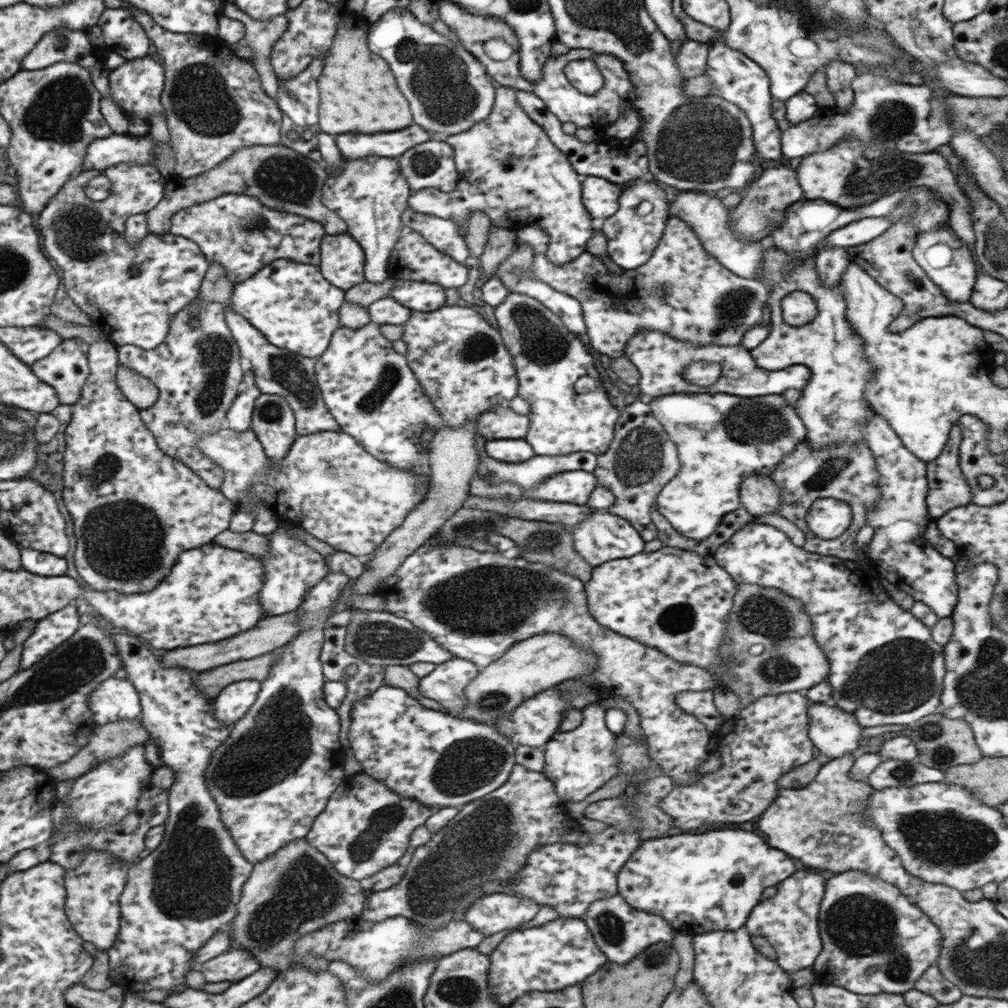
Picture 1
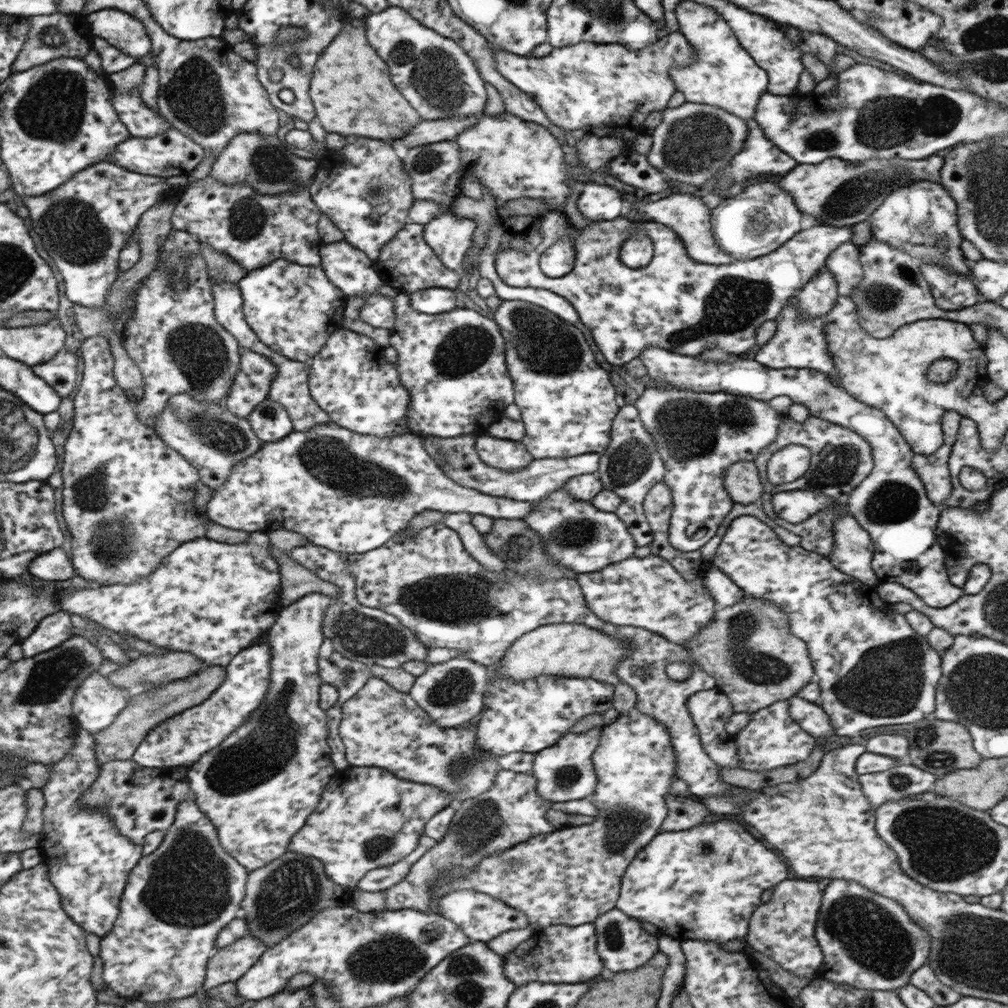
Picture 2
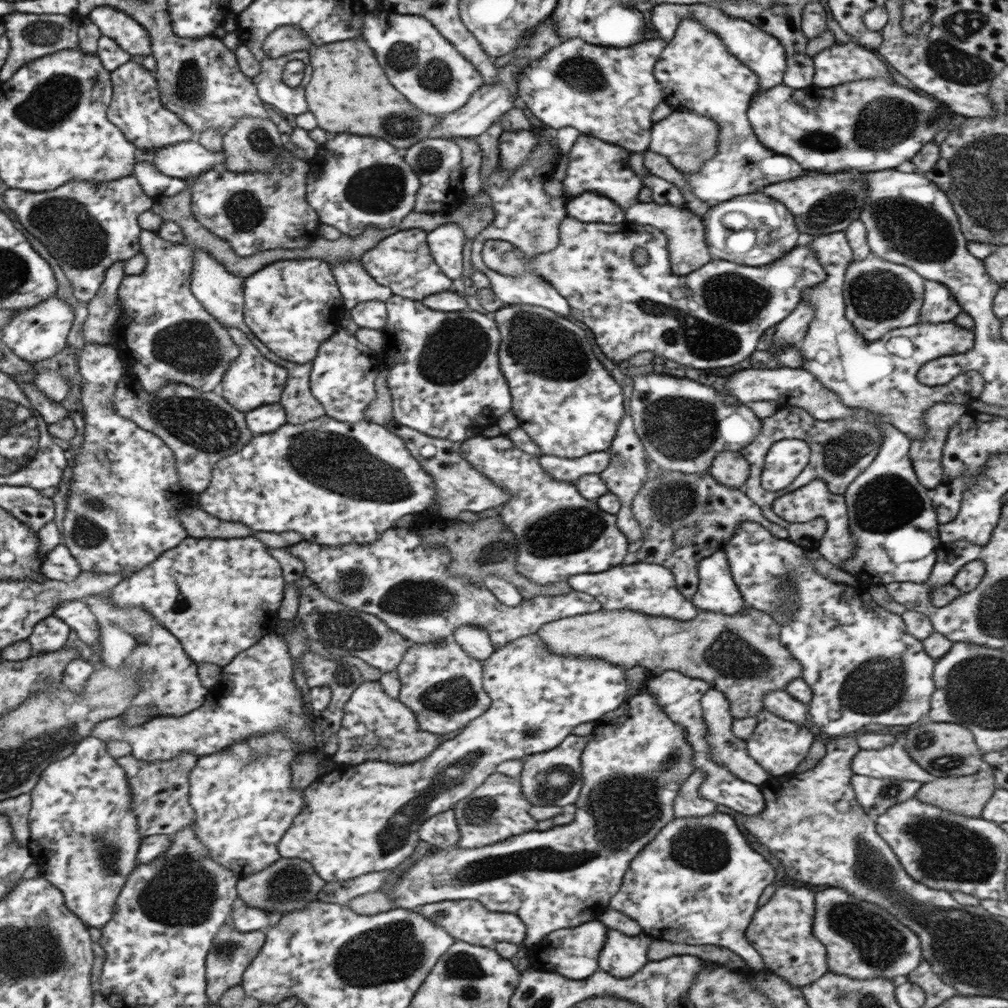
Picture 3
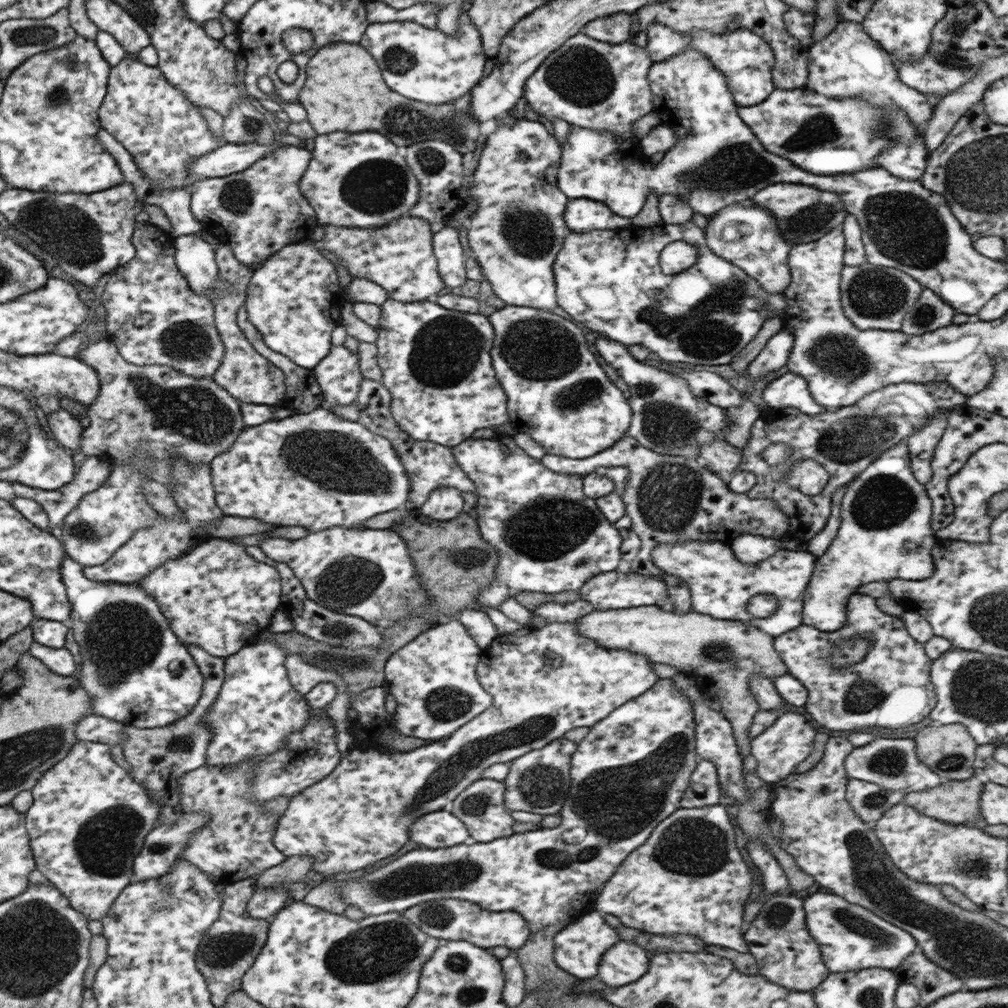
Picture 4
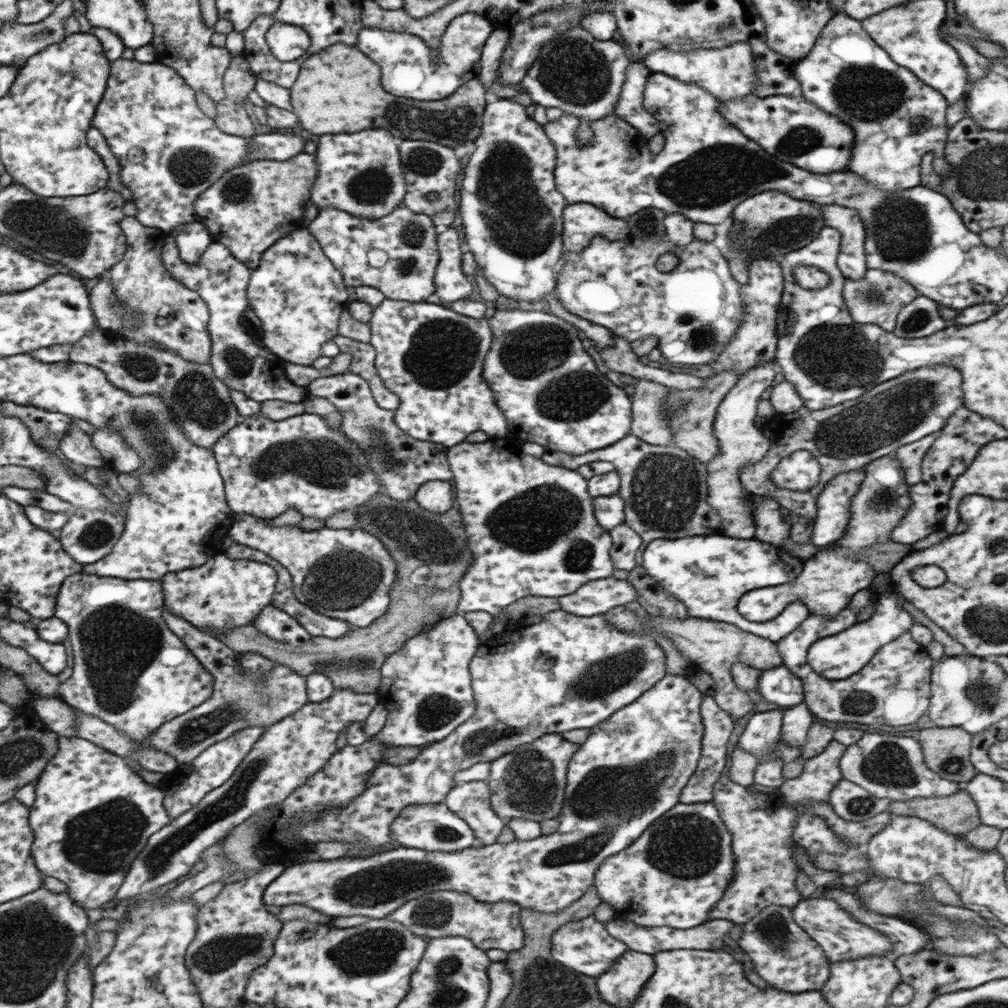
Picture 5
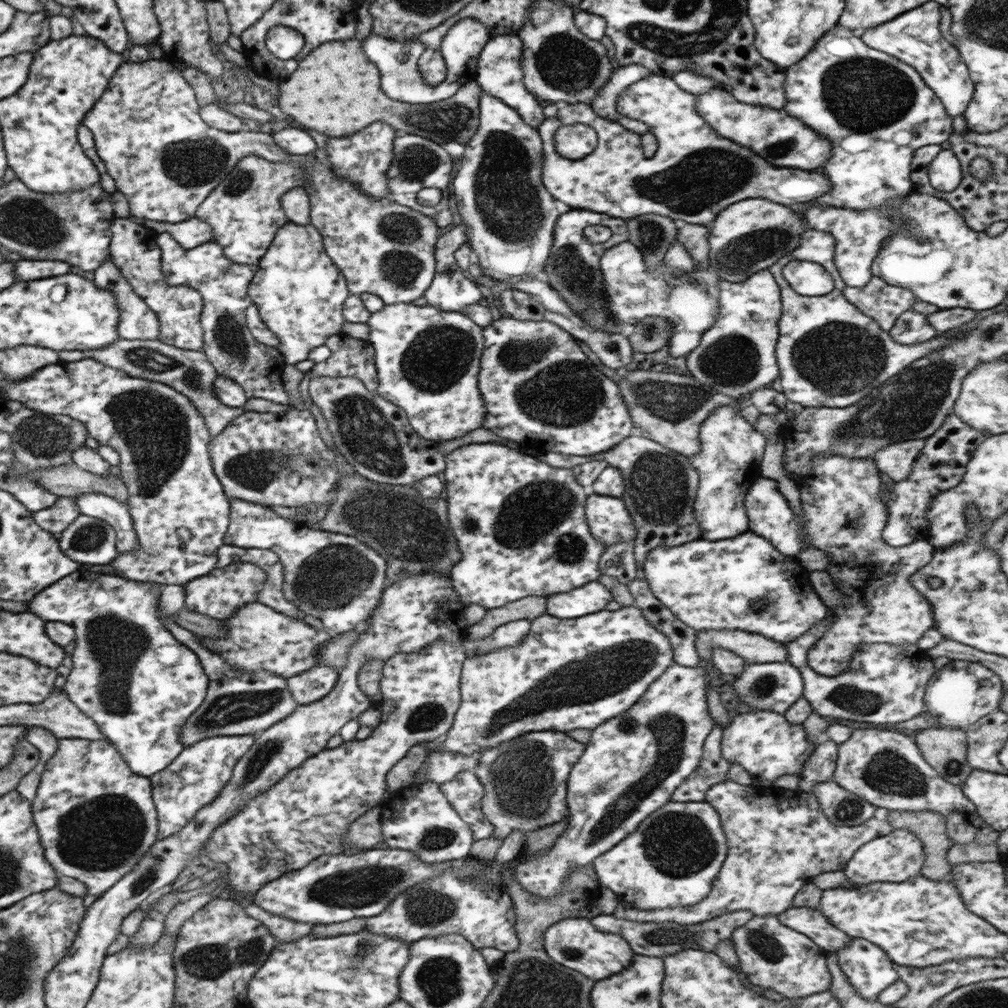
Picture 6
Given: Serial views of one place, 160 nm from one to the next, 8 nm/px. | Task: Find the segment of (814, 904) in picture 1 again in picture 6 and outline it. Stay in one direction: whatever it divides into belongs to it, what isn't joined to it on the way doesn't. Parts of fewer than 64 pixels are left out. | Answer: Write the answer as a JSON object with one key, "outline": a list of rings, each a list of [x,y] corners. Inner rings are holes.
{"outline":[[[775,914],[753,915],[743,926],[732,930],[729,938],[737,955],[737,971],[761,989],[769,989],[787,999],[825,992],[831,978],[827,969],[826,952],[808,936],[781,924]]]}

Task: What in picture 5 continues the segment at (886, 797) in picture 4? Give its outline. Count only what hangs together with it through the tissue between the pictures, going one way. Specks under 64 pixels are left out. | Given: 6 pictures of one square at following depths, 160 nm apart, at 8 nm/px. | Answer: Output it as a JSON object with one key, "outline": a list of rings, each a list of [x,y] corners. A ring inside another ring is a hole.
{"outline":[[[841,779],[828,794],[832,811],[847,822],[863,822],[868,818],[890,810],[891,800],[875,798],[860,786]]]}

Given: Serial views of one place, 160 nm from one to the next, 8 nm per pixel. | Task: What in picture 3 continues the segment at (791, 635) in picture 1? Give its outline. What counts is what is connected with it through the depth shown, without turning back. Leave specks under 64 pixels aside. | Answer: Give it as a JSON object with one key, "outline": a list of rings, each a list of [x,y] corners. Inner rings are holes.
{"outline":[[[746,607],[735,615],[699,611],[693,620],[687,622],[669,618],[651,618],[635,611],[609,612],[600,608],[597,612],[553,620],[539,627],[535,634],[543,641],[550,653],[559,656],[596,658],[620,666],[625,671],[632,666],[643,666],[653,675],[661,674],[663,671],[677,671],[706,682],[709,689],[724,694],[729,703],[731,716],[739,720],[755,717],[762,709],[762,698],[766,692],[784,690],[790,680],[800,676],[800,664],[779,643],[779,629],[780,626],[769,614],[752,607]]]}

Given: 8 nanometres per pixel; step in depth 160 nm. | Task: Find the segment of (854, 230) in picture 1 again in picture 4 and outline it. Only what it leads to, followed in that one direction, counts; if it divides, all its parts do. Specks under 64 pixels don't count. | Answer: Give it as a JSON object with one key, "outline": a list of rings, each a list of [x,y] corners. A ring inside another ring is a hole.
{"outline":[[[690,220],[683,224],[657,224],[652,227],[630,227],[621,228],[620,230],[592,230],[591,232],[569,232],[565,235],[562,242],[562,247],[555,255],[552,264],[552,273],[554,280],[554,293],[556,296],[556,305],[567,312],[571,316],[573,322],[580,322],[587,328],[589,328],[596,335],[604,336],[609,340],[614,340],[624,347],[628,347],[634,344],[638,344],[647,347],[648,350],[655,356],[659,356],[661,360],[665,362],[685,362],[685,364],[705,364],[705,366],[717,366],[718,364],[728,364],[728,362],[735,356],[753,337],[759,330],[761,323],[769,317],[783,316],[784,310],[784,298],[781,292],[765,292],[760,288],[757,281],[751,277],[747,277],[747,274],[740,268],[737,268],[734,264],[723,260],[723,257],[713,254],[709,248],[707,248],[706,240],[704,238],[704,232],[695,226]],[[668,240],[682,240],[689,245],[693,245],[696,248],[695,262],[684,271],[678,272],[679,274],[665,275],[660,271],[658,256],[662,245]],[[758,300],[761,302],[768,302],[769,306],[773,310],[777,311],[774,316],[769,316],[763,309],[758,309]]]}

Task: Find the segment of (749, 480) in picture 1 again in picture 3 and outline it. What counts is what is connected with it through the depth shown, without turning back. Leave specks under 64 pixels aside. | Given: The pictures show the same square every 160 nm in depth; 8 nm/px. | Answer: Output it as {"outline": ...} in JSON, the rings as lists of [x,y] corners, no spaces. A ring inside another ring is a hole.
{"outline":[[[717,452],[710,462],[708,473],[717,484],[744,492],[745,480],[748,477],[748,464],[740,452]]]}

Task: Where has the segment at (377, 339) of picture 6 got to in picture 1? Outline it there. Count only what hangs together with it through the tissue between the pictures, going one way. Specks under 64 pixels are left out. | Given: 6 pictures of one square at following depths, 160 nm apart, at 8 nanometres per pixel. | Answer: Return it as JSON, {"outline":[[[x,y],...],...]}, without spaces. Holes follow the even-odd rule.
{"outline":[[[443,305],[431,312],[409,311],[408,319],[402,324],[400,339],[404,342],[407,366],[417,379],[423,394],[441,417],[442,424],[449,428],[464,426],[498,404],[504,404],[516,396],[518,380],[512,365],[511,355],[502,343],[498,329],[484,320],[475,307]]]}

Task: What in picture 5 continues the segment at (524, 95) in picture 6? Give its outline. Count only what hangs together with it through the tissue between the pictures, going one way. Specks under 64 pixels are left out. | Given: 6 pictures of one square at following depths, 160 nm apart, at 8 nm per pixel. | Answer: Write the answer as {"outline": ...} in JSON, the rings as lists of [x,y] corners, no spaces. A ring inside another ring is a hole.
{"outline":[[[505,28],[492,30],[485,40],[478,61],[479,83],[483,85],[484,91],[489,99],[509,99],[517,96],[521,91],[520,85],[502,85],[497,82],[497,70],[499,70],[499,59],[503,49],[509,43],[509,31]]]}

